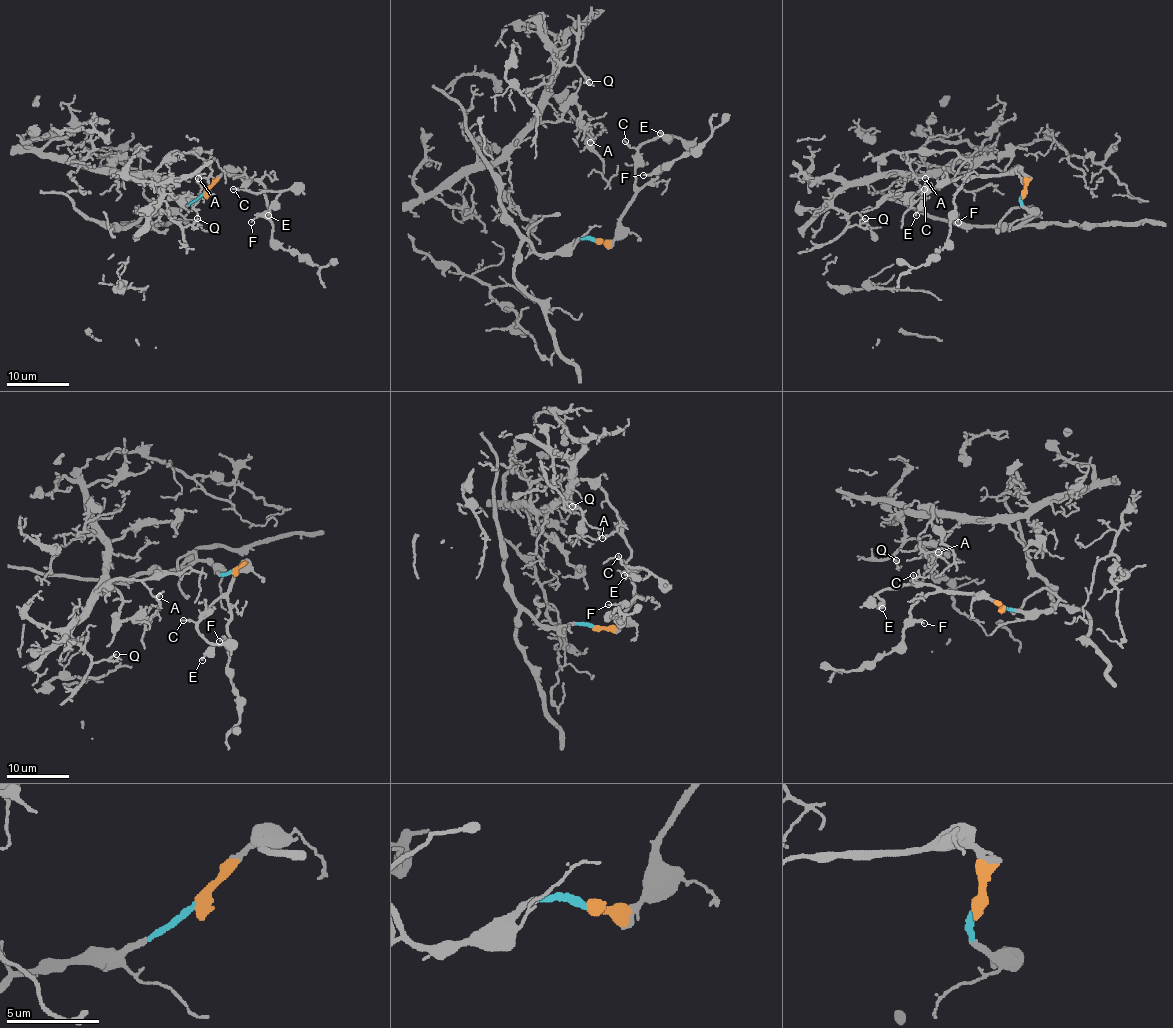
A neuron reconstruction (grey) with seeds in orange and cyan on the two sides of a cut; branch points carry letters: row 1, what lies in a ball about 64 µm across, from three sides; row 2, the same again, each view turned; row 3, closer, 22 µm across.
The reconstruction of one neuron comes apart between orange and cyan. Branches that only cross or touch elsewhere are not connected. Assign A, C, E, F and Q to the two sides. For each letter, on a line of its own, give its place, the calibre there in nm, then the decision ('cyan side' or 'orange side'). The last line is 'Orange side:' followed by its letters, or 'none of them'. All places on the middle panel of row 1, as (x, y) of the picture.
A: (590, 142) | 140 nm | cyan side
C: (625, 141) | 170 nm | orange side
E: (660, 133) | 120 nm | orange side
F: (643, 175) | 80 nm | orange side
Q: (589, 82) | 120 nm | cyan side
Orange side: C, E, F

